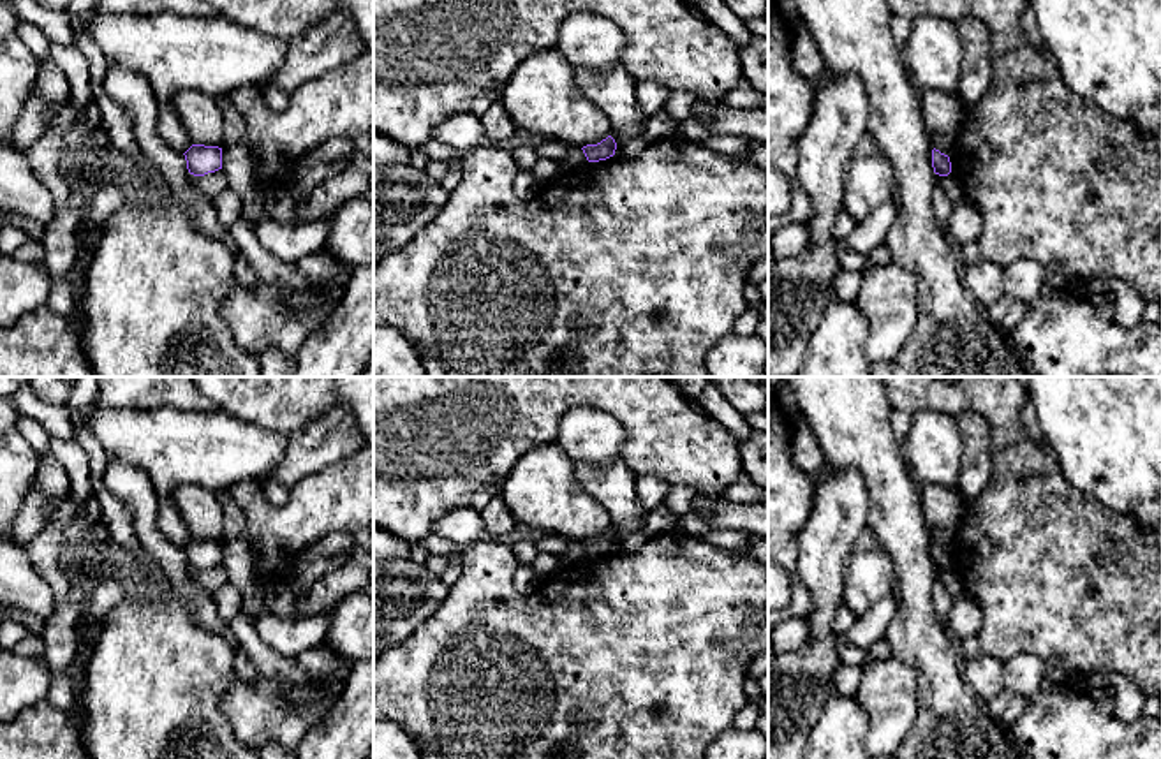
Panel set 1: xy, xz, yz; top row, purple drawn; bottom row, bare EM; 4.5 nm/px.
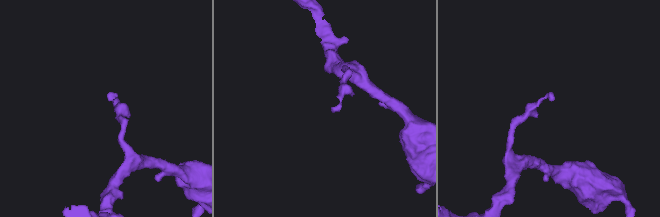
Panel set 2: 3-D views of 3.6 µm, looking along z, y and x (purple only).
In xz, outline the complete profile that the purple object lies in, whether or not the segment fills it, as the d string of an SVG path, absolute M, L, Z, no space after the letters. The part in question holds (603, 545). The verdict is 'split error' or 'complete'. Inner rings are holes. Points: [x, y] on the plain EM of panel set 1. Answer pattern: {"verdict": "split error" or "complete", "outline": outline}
{"verdict": "complete", "outline": "M611 530L597 539L587 539L581 542L588 556L606 555L615 549L617 537Z"}

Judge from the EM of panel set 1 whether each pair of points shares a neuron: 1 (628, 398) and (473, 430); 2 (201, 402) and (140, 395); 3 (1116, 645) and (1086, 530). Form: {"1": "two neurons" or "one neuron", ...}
{"1": "one neuron", "2": "one neuron", "3": "one neuron"}

